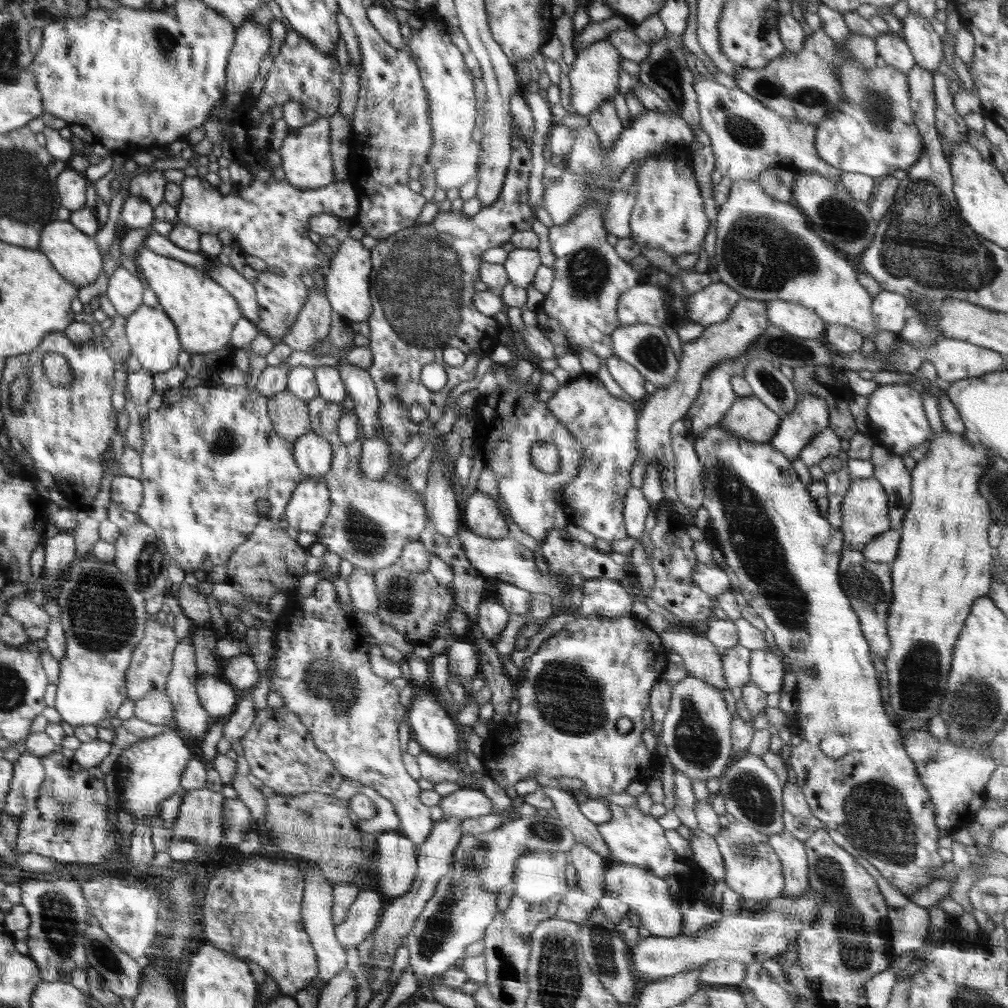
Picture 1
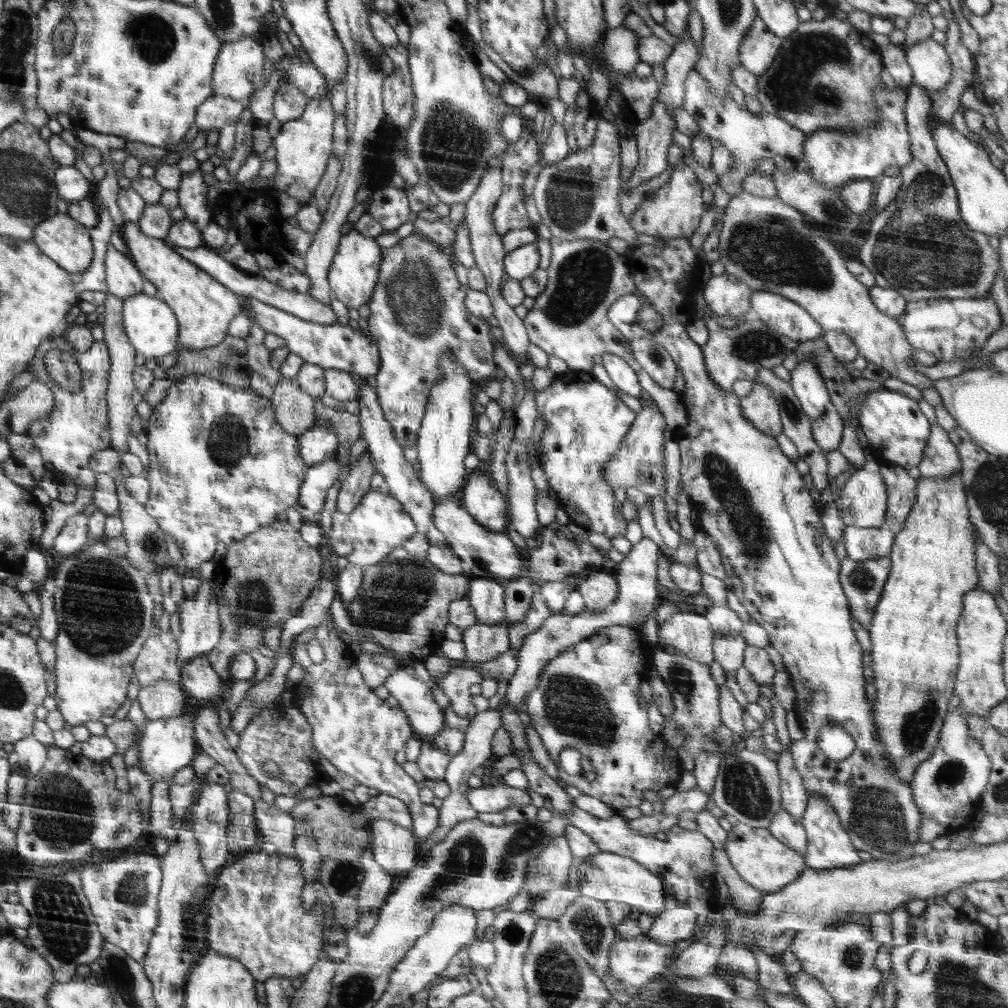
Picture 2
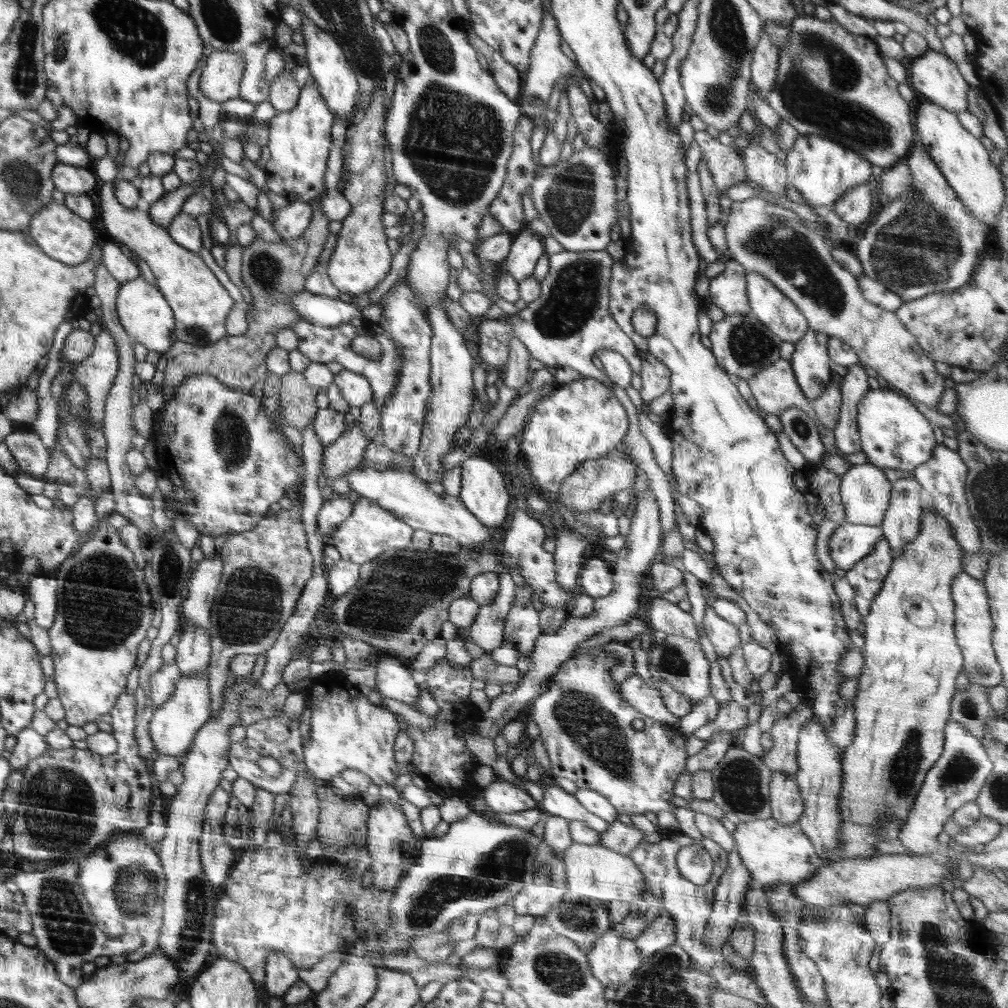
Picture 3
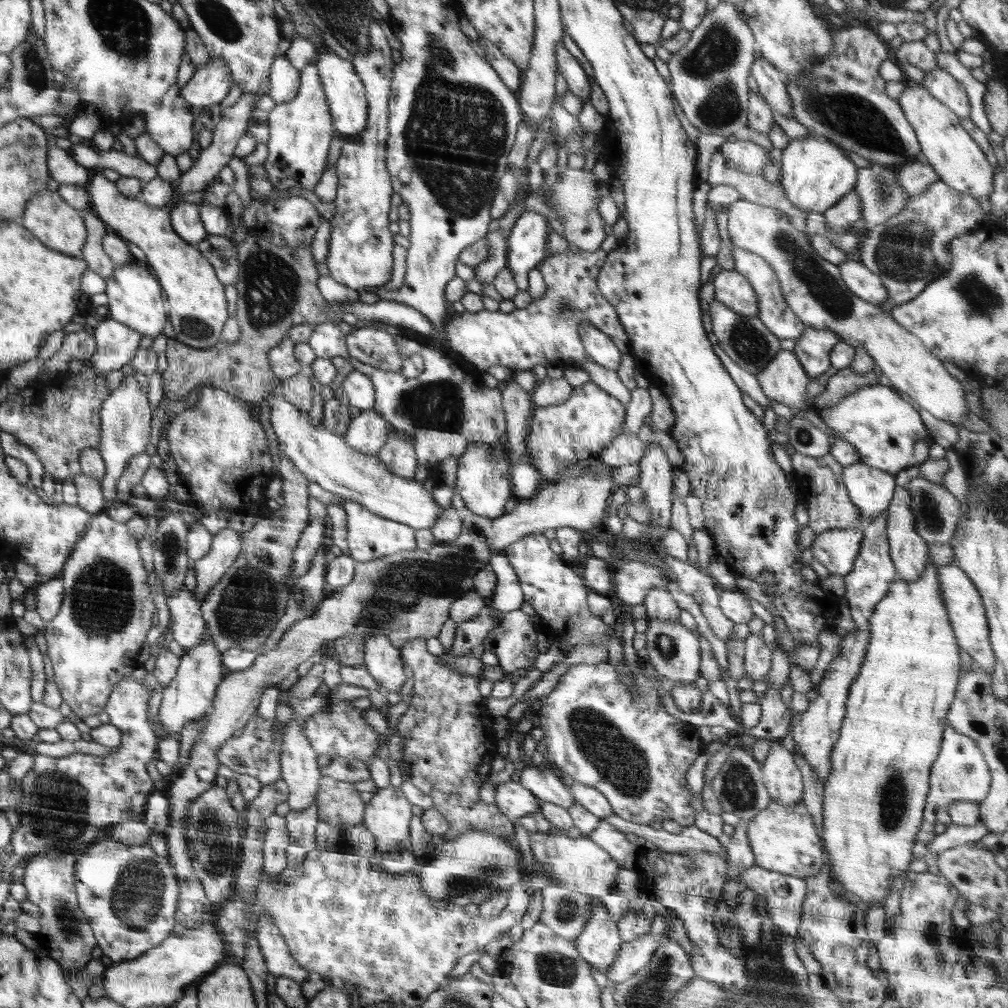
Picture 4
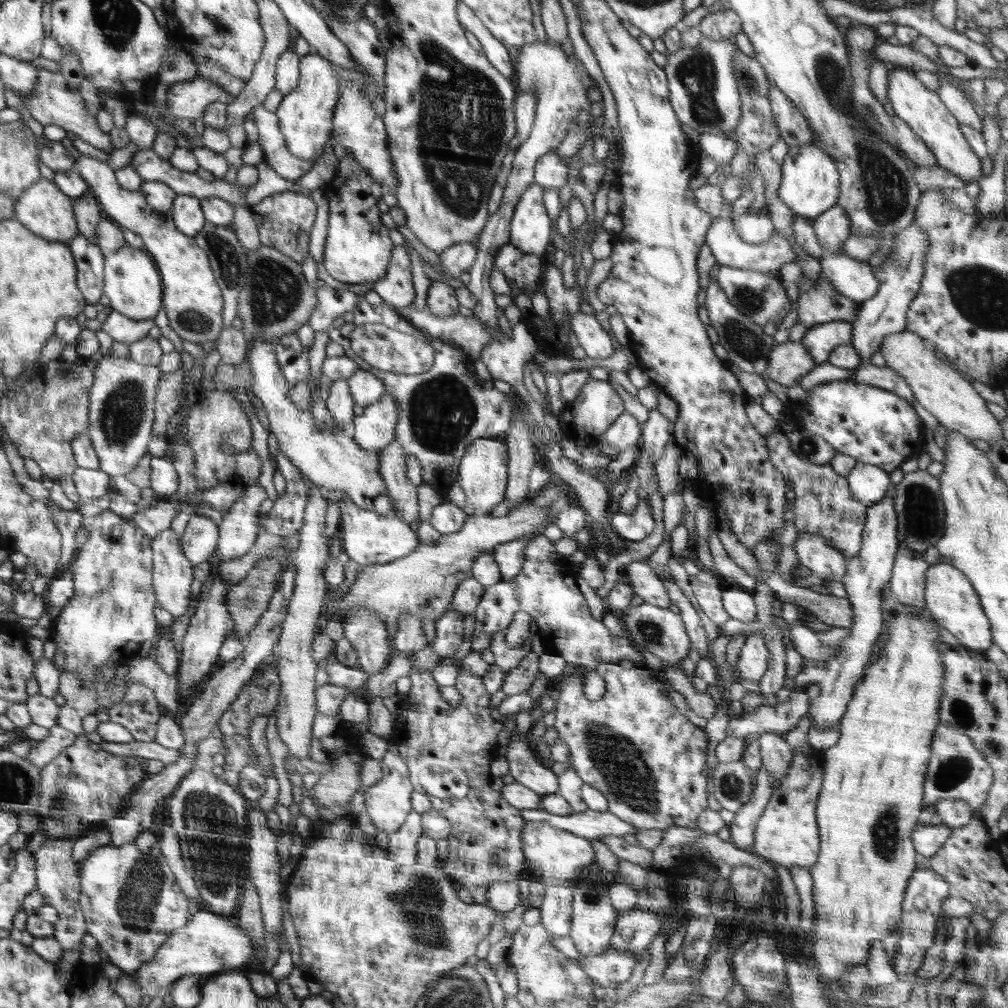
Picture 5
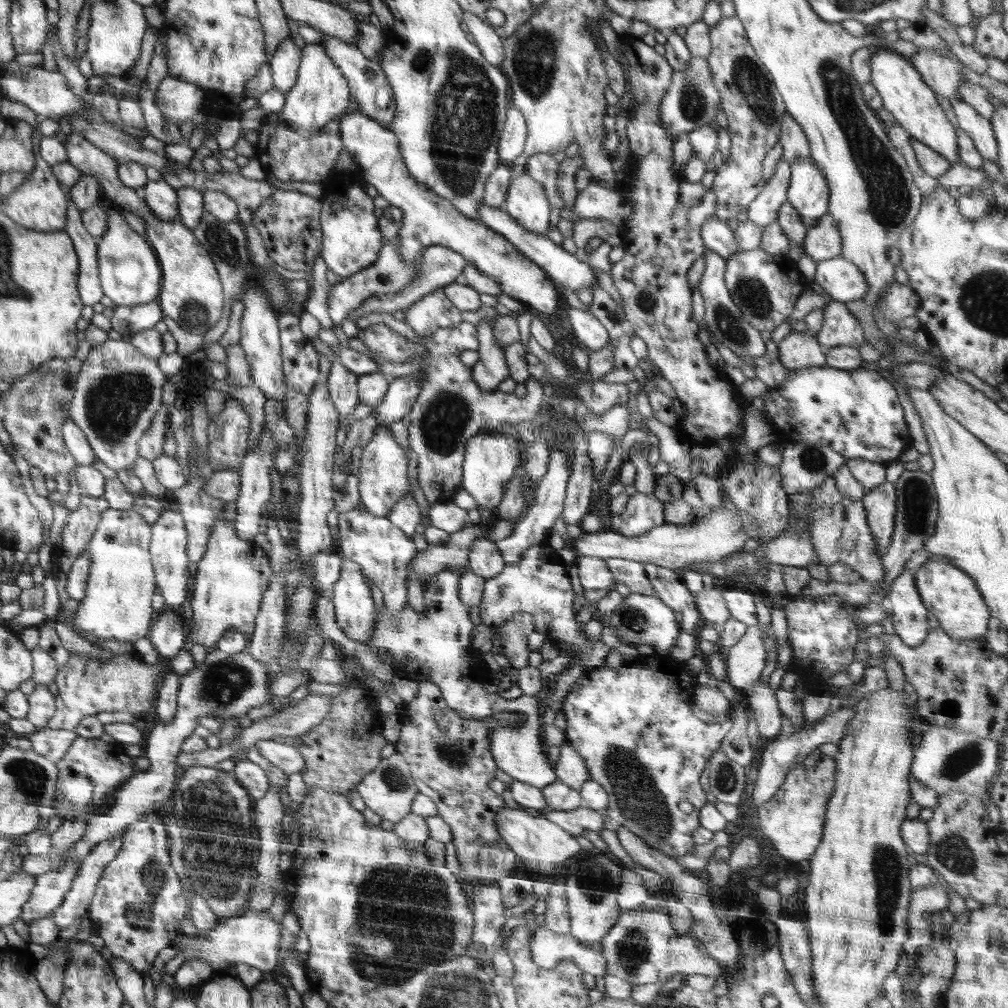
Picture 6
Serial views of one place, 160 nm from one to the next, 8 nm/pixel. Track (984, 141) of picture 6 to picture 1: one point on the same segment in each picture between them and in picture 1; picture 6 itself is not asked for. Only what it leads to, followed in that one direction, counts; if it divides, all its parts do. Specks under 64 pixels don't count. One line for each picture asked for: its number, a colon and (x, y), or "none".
1: (925, 45)
2: (931, 68)
3: (934, 75)
4: (940, 83)
5: (956, 102)

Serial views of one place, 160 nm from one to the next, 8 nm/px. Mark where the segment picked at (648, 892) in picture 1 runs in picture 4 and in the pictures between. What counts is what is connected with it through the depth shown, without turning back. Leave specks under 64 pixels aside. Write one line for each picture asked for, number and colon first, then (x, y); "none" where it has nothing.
2: (605, 876)
3: (595, 872)
4: (580, 863)

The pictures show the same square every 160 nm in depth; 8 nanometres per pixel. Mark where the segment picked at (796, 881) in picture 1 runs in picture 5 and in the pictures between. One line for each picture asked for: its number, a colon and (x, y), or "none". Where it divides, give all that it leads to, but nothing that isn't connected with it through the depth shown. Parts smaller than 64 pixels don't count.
2: (783, 827)
3: (786, 803)
4: (783, 781)
5: (776, 753)

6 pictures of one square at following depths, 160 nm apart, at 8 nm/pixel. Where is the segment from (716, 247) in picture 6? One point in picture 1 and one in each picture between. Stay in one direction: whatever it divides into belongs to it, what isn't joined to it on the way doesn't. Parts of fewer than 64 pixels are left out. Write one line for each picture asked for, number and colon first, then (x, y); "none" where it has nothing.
1: (793, 318)
2: (783, 315)
3: (770, 306)
4: (779, 318)
5: (728, 249)

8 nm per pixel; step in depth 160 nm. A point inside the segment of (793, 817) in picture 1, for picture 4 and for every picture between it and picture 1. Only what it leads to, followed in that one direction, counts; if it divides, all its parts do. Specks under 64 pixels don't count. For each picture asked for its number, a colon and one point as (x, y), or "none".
2: (794, 795)
3: (782, 756)
4: (776, 721)

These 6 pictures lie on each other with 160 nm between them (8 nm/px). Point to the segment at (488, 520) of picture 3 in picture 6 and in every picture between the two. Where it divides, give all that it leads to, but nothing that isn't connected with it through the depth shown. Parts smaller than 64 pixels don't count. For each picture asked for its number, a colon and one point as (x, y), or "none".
4: (484, 483)
5: (483, 470)
6: (491, 459)

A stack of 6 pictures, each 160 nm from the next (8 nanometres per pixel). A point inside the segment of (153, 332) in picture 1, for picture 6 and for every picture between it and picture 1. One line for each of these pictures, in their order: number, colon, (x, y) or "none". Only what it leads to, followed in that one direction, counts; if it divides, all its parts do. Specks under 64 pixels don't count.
2: (151, 326)
3: (143, 311)
4: (135, 298)
5: (132, 284)
6: (129, 274)

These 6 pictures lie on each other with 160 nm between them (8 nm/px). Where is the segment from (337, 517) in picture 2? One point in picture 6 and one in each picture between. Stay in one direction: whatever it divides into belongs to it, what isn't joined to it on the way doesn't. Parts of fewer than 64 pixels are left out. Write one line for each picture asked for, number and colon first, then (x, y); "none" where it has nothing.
3: (370, 531)
4: (370, 536)
5: (368, 538)
6: (382, 551)

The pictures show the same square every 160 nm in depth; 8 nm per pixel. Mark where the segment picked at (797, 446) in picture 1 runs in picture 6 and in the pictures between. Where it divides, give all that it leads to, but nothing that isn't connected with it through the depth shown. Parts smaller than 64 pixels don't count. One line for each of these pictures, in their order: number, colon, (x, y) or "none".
2: (808, 384)
3: (810, 361)
4: (813, 348)
5: (819, 340)
6: (840, 327)

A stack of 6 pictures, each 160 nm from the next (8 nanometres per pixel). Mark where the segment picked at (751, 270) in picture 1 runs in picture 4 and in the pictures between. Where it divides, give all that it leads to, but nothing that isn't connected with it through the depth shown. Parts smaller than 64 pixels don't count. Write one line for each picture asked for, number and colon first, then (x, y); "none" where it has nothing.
2: (765, 243)
3: (764, 237)
4: (813, 288)

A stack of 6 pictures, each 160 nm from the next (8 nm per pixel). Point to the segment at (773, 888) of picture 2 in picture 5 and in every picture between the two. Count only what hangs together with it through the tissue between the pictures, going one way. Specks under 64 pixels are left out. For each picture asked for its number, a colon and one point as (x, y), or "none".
3: (773, 853)
4: (783, 839)
5: (787, 833)

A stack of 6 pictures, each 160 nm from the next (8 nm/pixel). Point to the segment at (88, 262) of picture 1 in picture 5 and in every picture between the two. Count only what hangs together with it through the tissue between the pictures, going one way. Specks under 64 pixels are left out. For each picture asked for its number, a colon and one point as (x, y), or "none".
2: (65, 240)
3: (59, 231)
4: (51, 219)
5: (44, 209)

